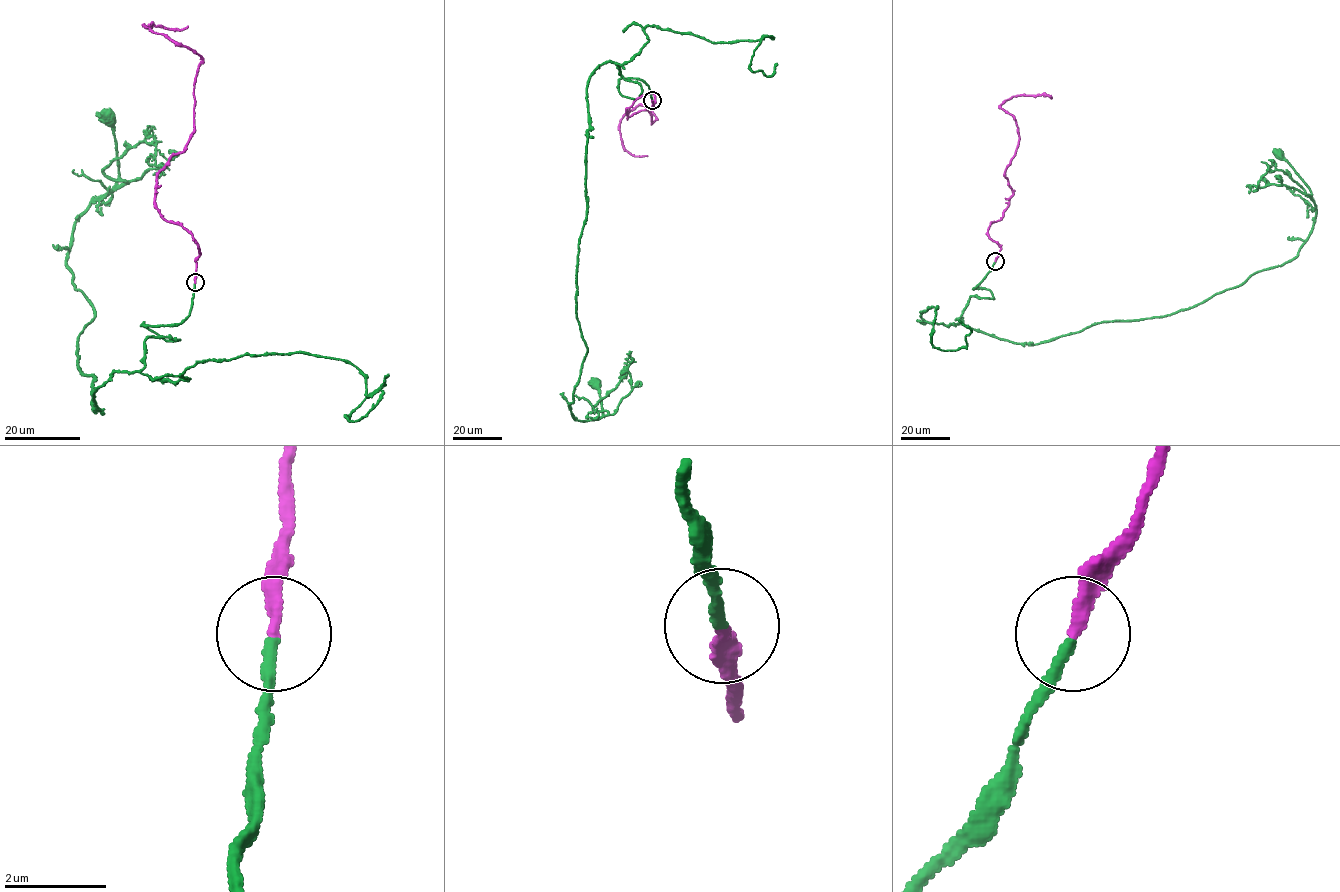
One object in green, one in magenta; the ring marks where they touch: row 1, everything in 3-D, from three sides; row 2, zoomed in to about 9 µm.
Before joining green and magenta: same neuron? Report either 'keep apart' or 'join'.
join

